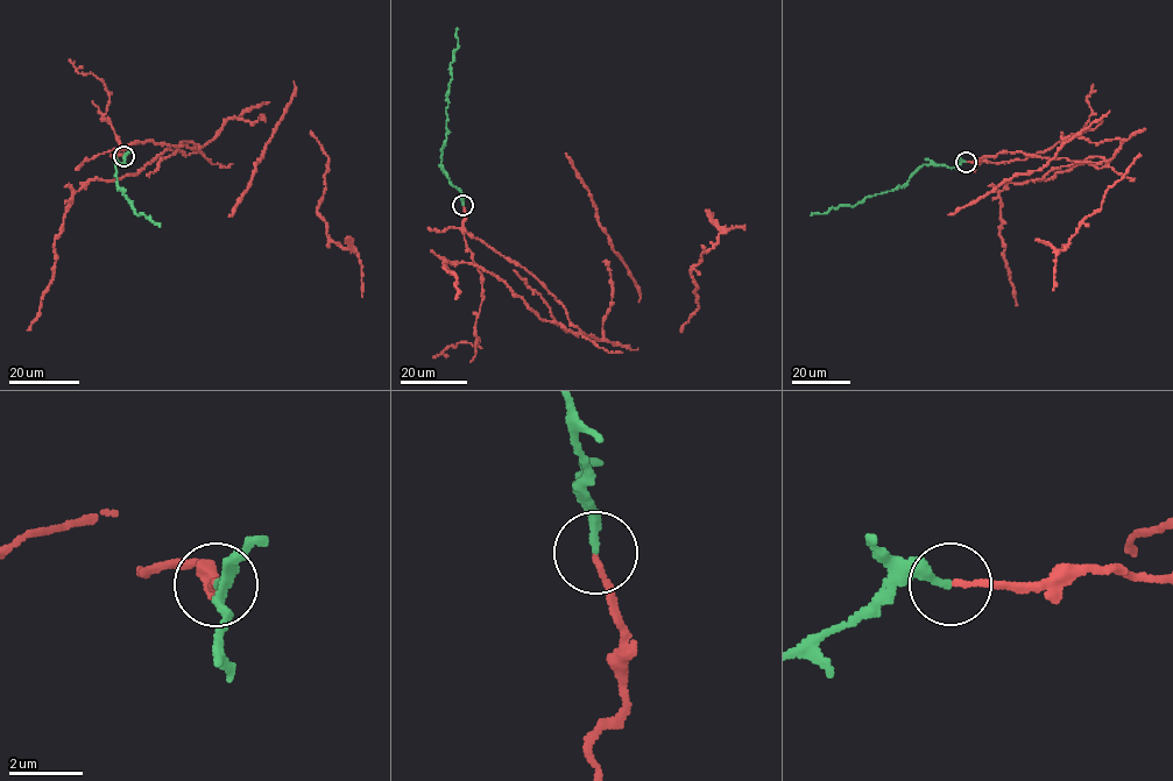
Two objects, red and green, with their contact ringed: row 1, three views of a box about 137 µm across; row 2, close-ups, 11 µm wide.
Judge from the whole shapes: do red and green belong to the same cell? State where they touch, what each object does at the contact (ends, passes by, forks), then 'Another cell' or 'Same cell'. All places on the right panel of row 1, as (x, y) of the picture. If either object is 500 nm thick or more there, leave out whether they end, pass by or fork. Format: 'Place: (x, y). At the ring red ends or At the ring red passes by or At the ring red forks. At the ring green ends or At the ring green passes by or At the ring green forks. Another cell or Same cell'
Place: (966, 162). At the ring red ends. At the ring green ends. Another cell

